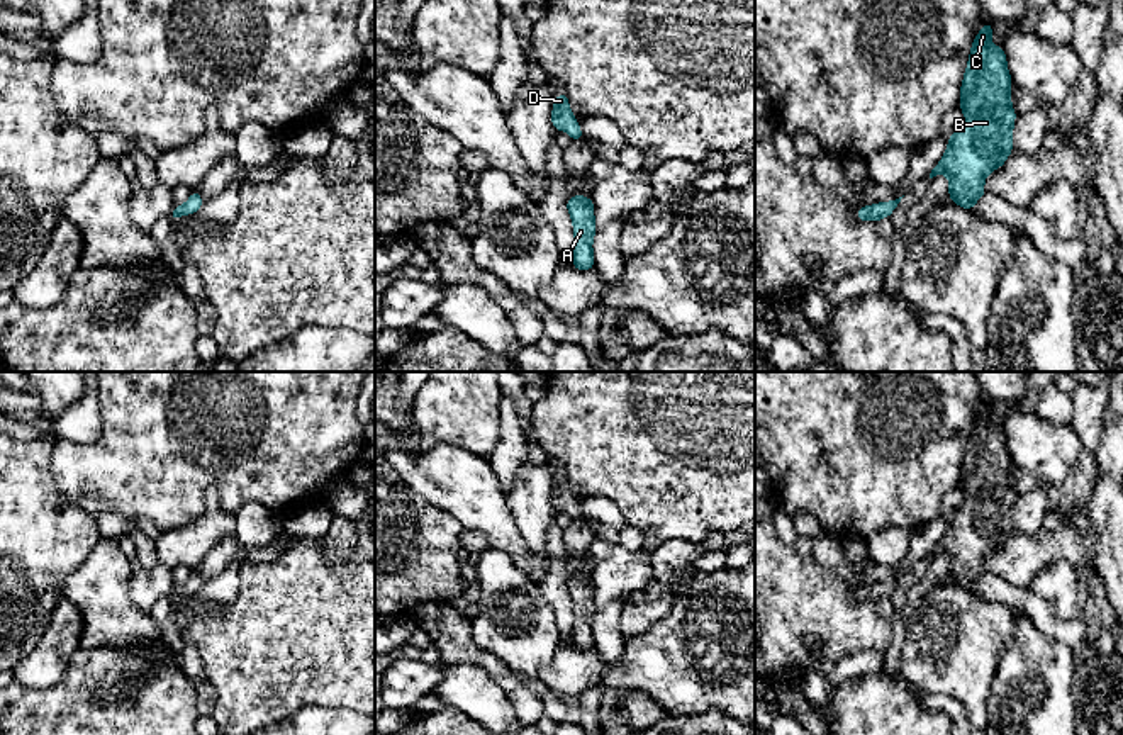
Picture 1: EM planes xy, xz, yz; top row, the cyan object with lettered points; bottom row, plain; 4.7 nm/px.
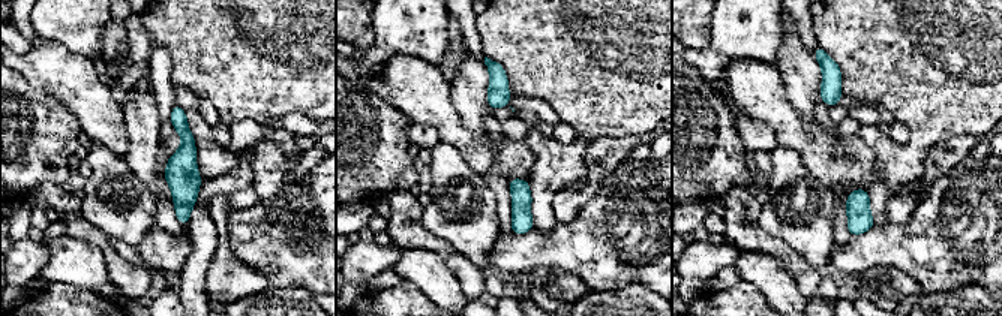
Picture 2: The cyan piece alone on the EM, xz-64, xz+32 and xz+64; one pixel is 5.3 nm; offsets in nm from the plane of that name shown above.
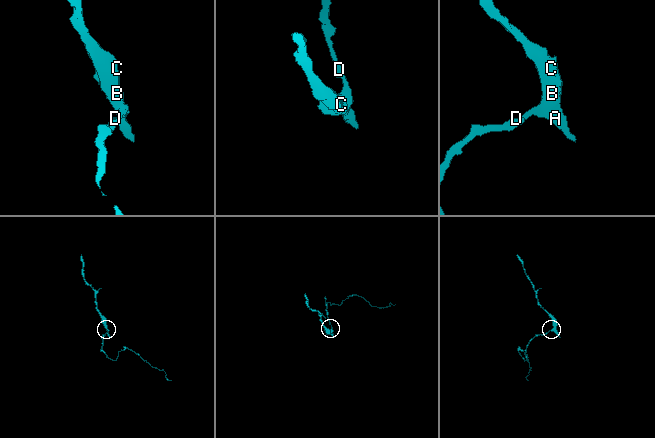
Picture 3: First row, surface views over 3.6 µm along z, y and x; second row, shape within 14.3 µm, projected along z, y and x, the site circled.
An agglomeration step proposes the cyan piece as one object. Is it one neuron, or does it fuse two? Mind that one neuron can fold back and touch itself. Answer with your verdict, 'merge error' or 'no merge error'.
no merge error

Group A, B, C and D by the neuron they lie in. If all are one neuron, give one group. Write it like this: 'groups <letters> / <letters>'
groups A B C D

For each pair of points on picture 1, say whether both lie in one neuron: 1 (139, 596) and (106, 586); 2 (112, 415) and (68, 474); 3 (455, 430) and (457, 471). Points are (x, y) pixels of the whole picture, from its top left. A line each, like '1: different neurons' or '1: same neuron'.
1: different neurons
2: same neuron
3: different neurons

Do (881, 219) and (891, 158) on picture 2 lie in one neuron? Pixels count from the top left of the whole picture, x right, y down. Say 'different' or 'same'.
same

